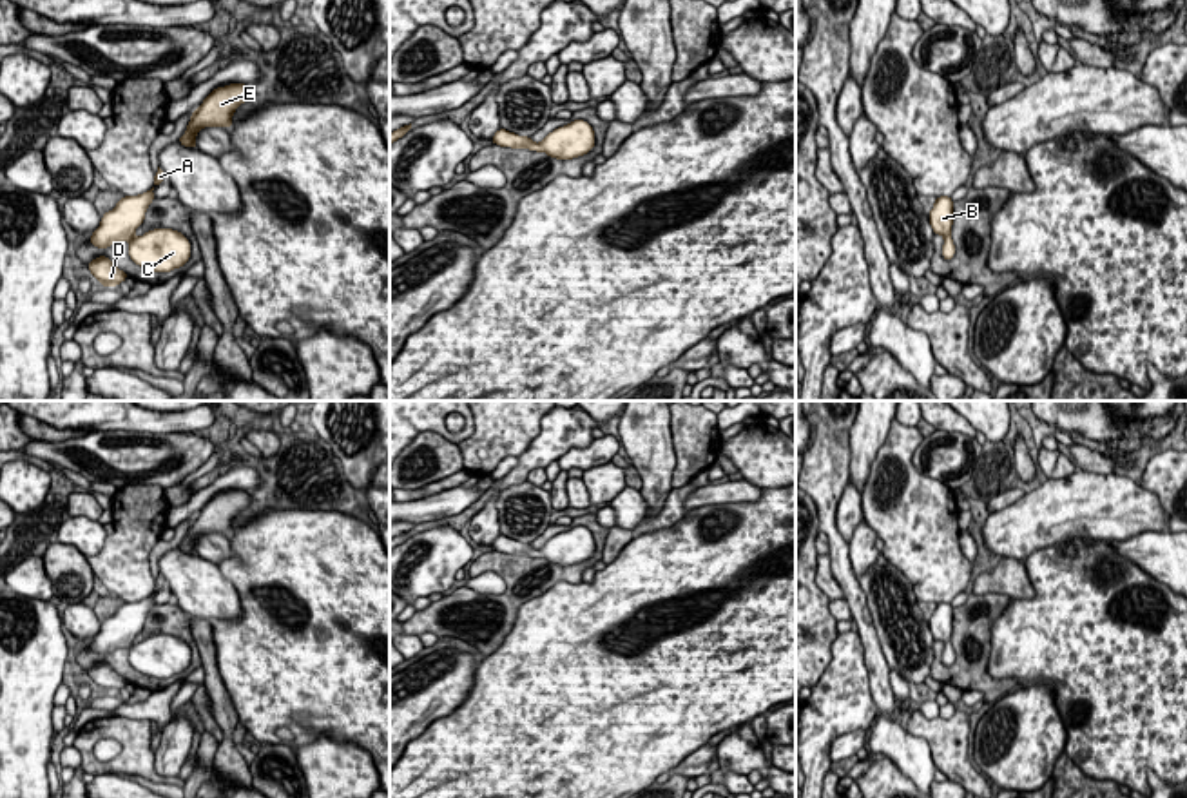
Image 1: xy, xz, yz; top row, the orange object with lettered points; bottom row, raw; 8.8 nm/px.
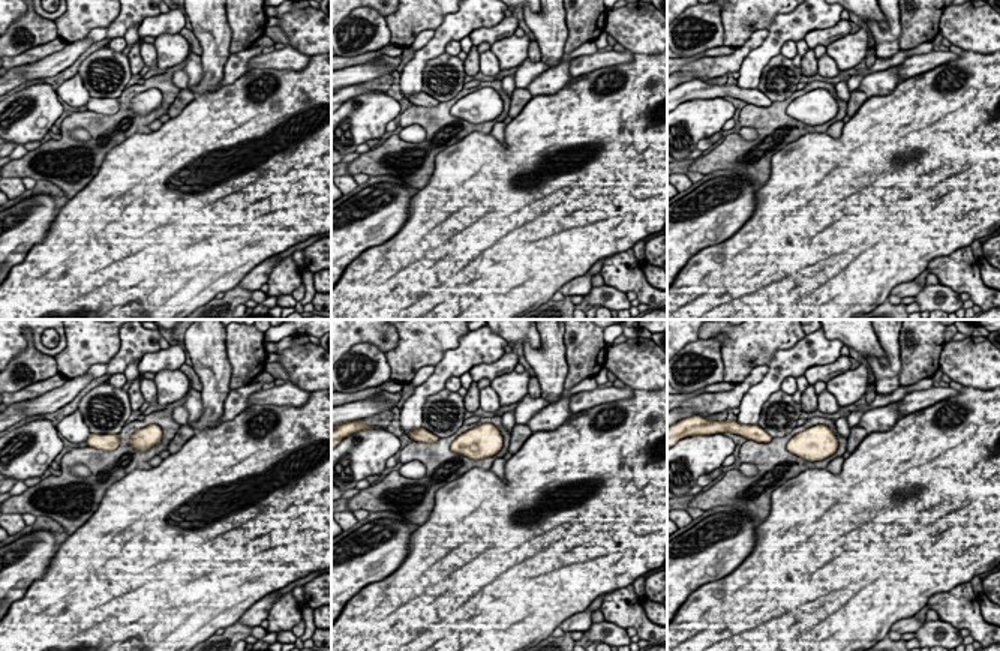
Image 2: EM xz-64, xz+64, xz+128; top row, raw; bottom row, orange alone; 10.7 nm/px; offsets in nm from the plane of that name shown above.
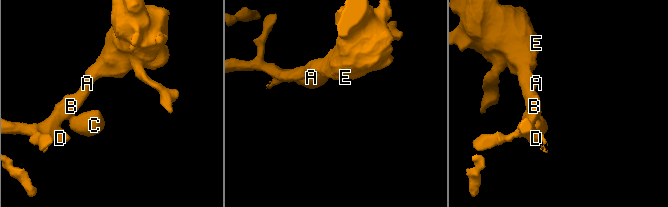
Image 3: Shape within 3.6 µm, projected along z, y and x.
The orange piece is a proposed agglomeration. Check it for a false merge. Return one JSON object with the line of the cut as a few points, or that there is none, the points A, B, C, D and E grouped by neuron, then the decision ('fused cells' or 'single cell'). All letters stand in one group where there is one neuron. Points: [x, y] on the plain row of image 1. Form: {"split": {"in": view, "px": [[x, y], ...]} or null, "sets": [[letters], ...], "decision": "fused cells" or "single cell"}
{"split": null, "sets": [["A", "B", "C", "D", "E"]], "decision": "single cell"}

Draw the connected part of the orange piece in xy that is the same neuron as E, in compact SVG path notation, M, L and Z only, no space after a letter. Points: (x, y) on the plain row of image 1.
M230 490L225 493L216 493L203 510L192 519L185 540L178 546L185 553L196 553L196 540L203 533L227 533L230 535L232 521L236 515L248 508L252 495L246 490Z

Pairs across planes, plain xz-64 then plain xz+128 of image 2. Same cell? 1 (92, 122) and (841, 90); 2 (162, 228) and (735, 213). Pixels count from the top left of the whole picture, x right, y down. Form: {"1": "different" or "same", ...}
{"1": "different", "2": "different"}

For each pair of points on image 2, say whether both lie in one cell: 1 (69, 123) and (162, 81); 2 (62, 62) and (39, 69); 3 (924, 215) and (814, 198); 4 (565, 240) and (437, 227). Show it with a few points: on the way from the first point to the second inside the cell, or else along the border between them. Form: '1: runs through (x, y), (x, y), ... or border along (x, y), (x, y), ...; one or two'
1: runs through (95, 122), (114, 122), (137, 89); one
2: runs through (56, 63), (45, 68); one
3: runs through (897, 209), (841, 209); one
4: runs through (534, 227), (468, 227); one

